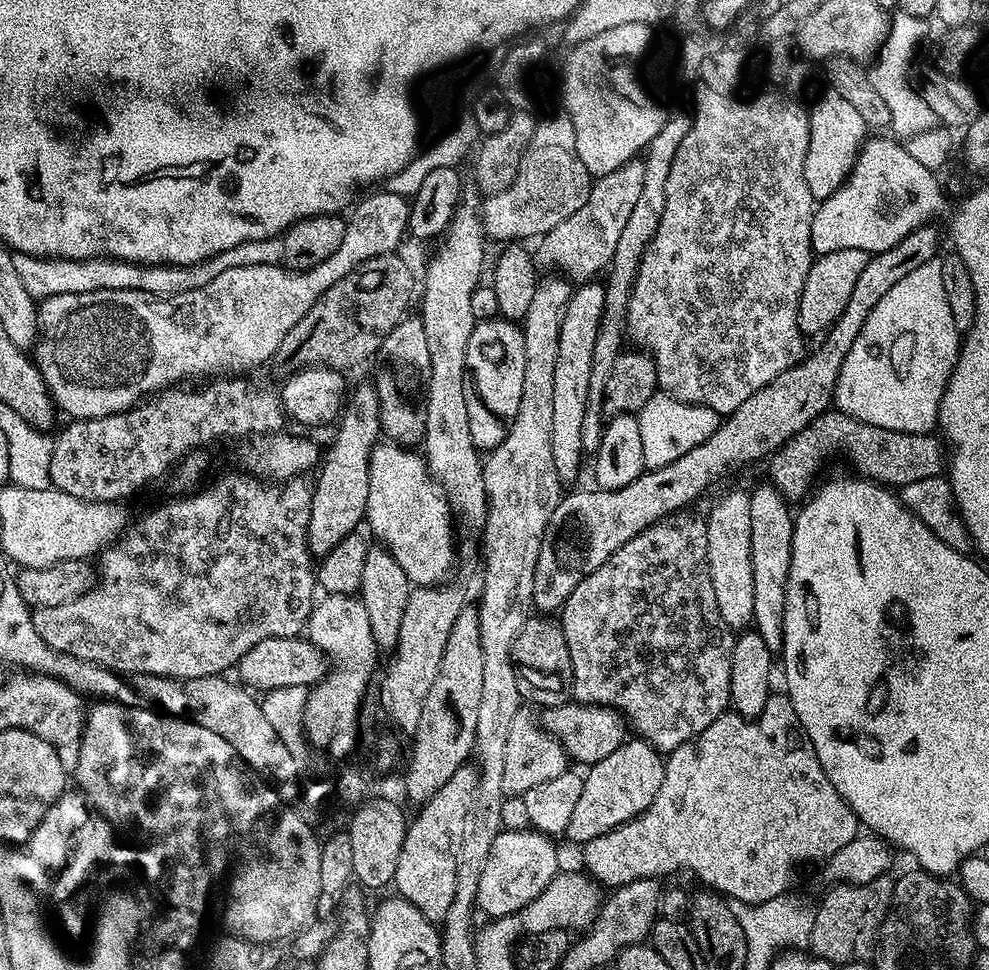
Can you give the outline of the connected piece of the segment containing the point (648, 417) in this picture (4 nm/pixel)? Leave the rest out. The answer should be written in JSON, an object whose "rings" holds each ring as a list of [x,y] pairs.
{"rings":[[[657,394],[650,398],[650,402],[646,402],[646,406],[642,406],[638,419],[642,434],[644,466],[645,469],[651,470],[670,466],[670,462],[682,458],[682,454],[706,442],[706,438],[710,438],[714,430],[719,428],[722,416],[721,413],[701,404],[684,404],[667,394]]]}

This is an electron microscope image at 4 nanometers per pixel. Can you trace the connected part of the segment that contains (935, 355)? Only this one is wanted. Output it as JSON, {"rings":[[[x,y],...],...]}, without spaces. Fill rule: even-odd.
{"rings":[[[942,259],[922,262],[922,266],[918,266],[918,270],[910,270],[910,274],[906,274],[906,278],[902,278],[898,282],[898,286],[890,286],[890,290],[886,290],[886,294],[882,294],[878,306],[874,306],[874,310],[870,310],[870,318],[866,318],[866,326],[862,326],[858,338],[854,338],[854,346],[850,346],[850,352],[846,354],[846,362],[842,362],[842,370],[838,374],[838,382],[832,395],[835,411],[845,412],[850,418],[854,418],[858,422],[866,422],[870,426],[882,426],[882,430],[898,430],[910,434],[931,433],[937,427],[940,419],[942,394],[948,388],[950,374],[959,361],[961,343],[962,334],[954,326],[954,314],[950,314],[950,302],[946,302],[946,290],[942,283]]]}

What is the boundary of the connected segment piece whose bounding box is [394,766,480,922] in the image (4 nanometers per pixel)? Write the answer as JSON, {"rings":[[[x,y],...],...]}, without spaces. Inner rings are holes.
{"rings":[[[465,766],[454,770],[450,782],[446,782],[446,786],[442,786],[442,790],[434,794],[434,798],[427,800],[417,811],[420,813],[416,817],[414,815],[411,817],[406,830],[406,838],[402,842],[402,854],[398,854],[398,870],[394,888],[397,888],[396,892],[401,900],[410,902],[415,908],[422,910],[422,914],[430,921],[443,922],[450,904],[454,901],[456,852],[460,849],[462,830],[479,781],[480,773],[475,767]]]}

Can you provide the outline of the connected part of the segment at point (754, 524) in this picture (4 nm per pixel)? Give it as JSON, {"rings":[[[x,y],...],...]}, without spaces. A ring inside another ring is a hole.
{"rings":[[[764,482],[750,492],[750,570],[754,574],[754,630],[773,654],[784,646],[786,586],[792,561],[792,521],[794,512],[771,483]]]}

